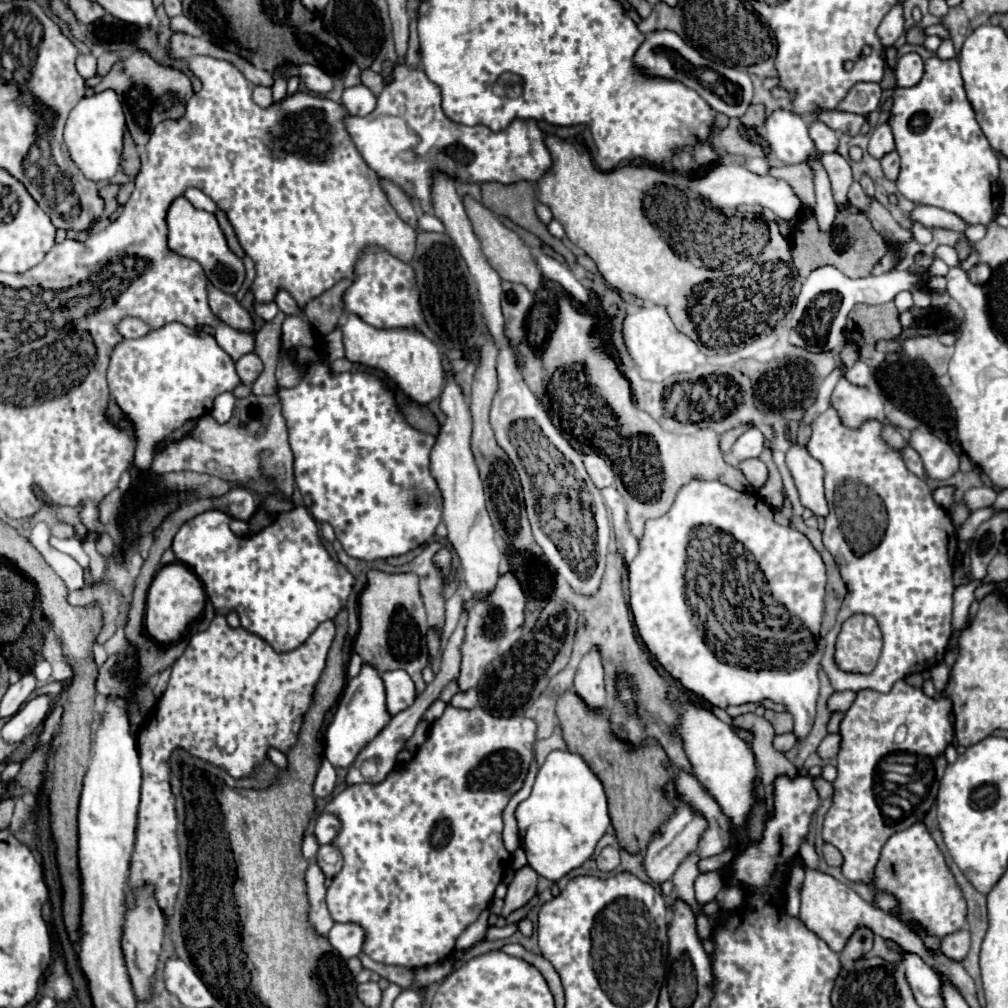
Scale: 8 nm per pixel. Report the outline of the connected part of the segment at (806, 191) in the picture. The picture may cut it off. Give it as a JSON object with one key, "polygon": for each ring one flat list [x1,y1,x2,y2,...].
{"polygon":[[808,164,772,168,770,174,780,180,788,180,794,188,802,188,802,196,814,196,814,172]]}

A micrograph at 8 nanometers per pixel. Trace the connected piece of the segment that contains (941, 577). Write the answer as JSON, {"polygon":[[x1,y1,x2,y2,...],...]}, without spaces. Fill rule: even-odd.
{"polygon":[[828,408,812,422,812,436,806,446,826,470,824,484,830,514,826,516,824,546,834,556,848,588,836,624,826,634,826,652,822,658,822,670,828,674,836,692,860,692,866,688,890,692,894,682,908,674,924,672,940,664,952,636,952,572,958,552,956,526,952,524,950,514,934,502,926,480,906,470,902,456,880,438,880,430,882,424,878,420,868,420,868,424,858,430,844,428,836,410],[846,480,862,482,880,496,888,524,884,518,884,522,876,522,876,532,870,528,870,522,866,522,860,532,840,532,840,524,834,514,834,494],[854,614,874,616,884,636,880,662,876,670,866,676,844,672,834,662,834,644,840,626]]}

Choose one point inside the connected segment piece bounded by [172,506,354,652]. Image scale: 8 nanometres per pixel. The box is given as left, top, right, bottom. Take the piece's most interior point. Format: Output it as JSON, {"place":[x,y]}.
{"place":[281,581]}

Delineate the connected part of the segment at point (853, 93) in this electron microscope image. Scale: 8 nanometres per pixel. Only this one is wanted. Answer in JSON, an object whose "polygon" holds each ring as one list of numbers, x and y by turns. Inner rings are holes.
{"polygon":[[860,82,860,84,854,84,850,88,850,92,836,106,836,110,844,110,844,112,854,112,854,114,868,116,870,112,874,112,878,108,880,98,882,98,880,84,876,84,876,82]]}

